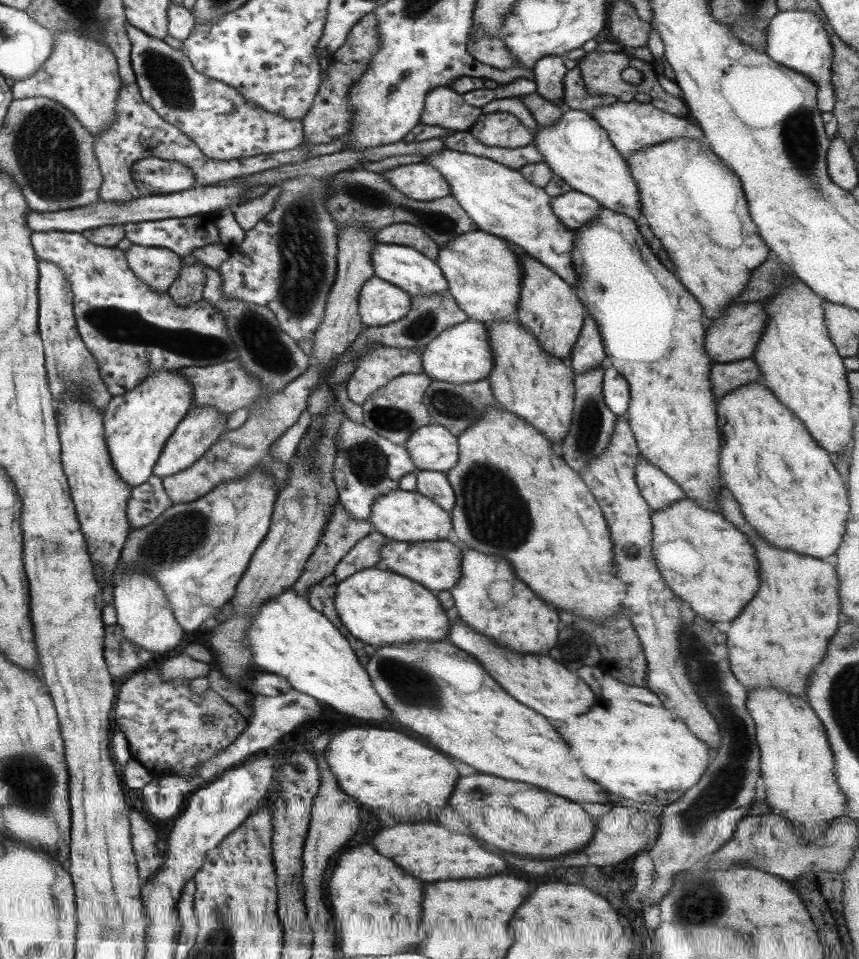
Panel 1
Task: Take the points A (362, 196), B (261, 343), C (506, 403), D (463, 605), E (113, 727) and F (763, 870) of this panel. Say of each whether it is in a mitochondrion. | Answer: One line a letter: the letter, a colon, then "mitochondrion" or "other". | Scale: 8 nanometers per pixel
A: mitochondrion
B: mitochondrion
C: other
D: other
E: other
F: other

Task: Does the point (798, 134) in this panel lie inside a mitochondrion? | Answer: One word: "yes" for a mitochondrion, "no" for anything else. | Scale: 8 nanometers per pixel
yes

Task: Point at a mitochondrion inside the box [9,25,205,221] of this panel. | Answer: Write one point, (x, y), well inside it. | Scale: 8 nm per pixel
(169, 80)

